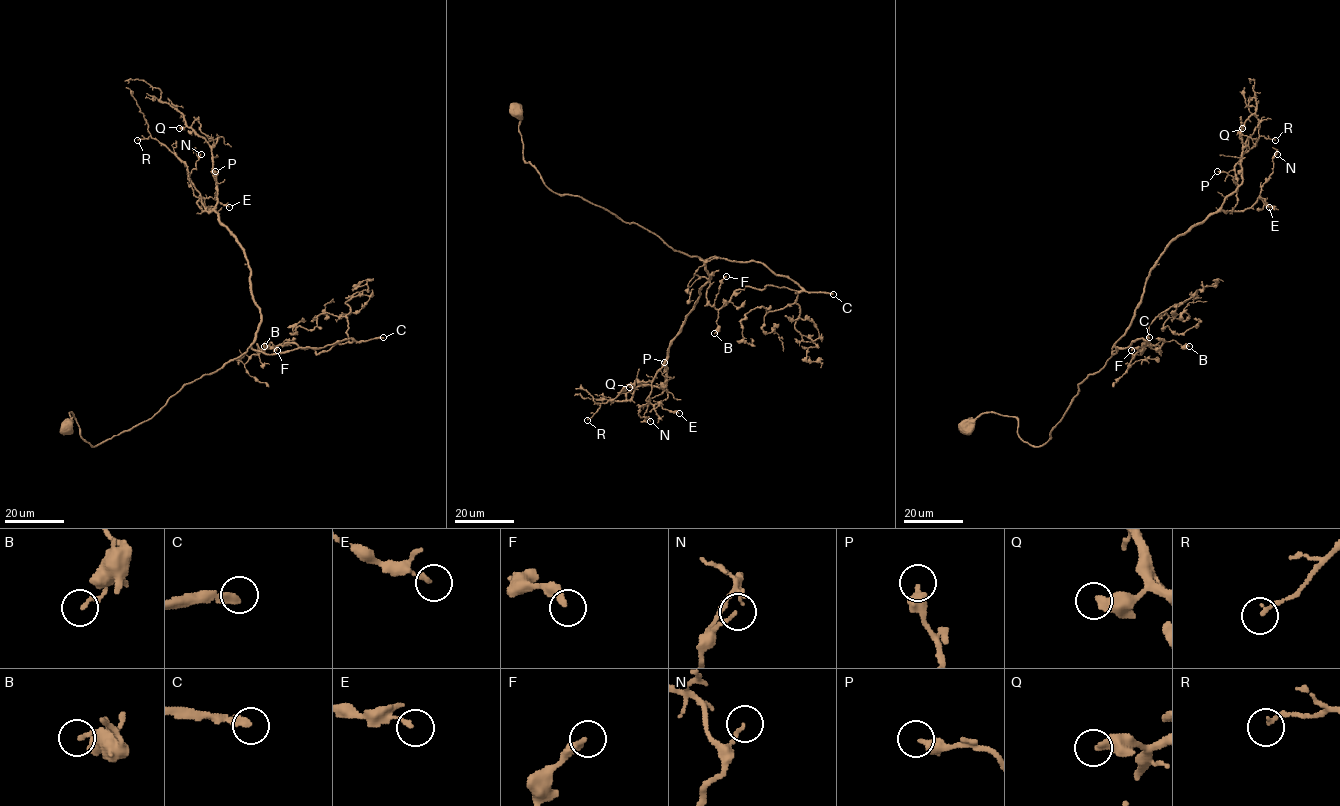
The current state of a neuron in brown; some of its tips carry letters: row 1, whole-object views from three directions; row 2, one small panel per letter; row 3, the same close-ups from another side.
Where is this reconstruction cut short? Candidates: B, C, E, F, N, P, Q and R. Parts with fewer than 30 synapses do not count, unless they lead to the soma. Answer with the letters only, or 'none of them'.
C

